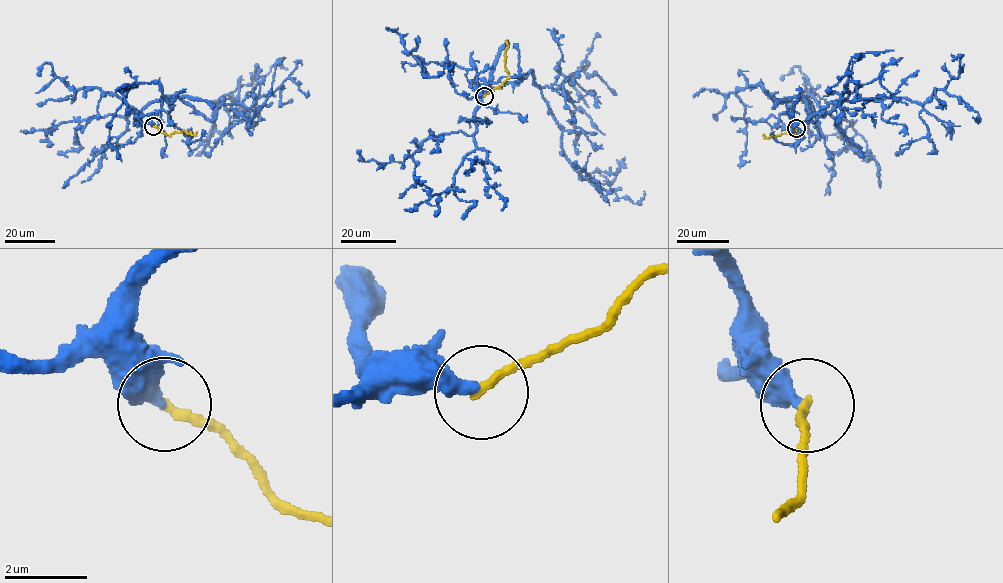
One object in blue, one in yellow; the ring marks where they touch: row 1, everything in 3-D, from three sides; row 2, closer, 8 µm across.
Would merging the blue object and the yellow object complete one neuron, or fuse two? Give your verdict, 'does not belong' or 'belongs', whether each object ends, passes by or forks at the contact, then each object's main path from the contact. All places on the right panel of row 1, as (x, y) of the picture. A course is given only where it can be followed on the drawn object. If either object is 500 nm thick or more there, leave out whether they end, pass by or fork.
does not belong; blue ends; yellow ends; course blue (796, 129), (785, 101), (804, 98), (807, 121), (833, 101), (923, 104), (962, 71), (960, 55), (952, 60); course yellow (796, 129), (795, 138), (794, 134), (769, 138), (763, 134)

